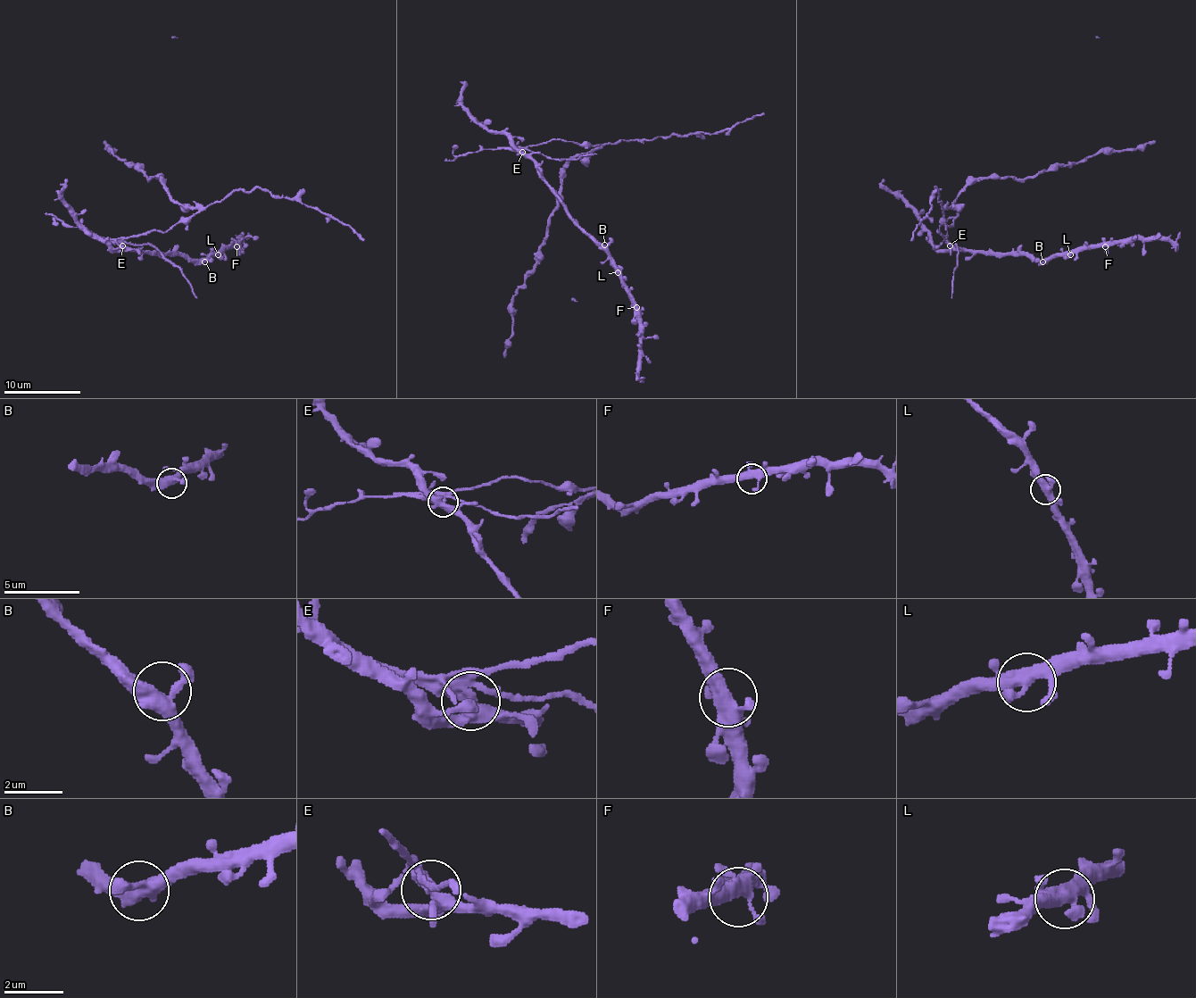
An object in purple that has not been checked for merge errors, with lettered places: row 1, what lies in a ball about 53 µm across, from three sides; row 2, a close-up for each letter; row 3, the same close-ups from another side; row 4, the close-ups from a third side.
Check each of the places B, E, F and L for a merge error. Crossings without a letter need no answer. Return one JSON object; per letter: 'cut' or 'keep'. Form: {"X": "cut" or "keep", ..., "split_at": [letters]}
{"B": "keep", "E": "cut", "F": "keep", "L": "keep", "split_at": ["E"]}

